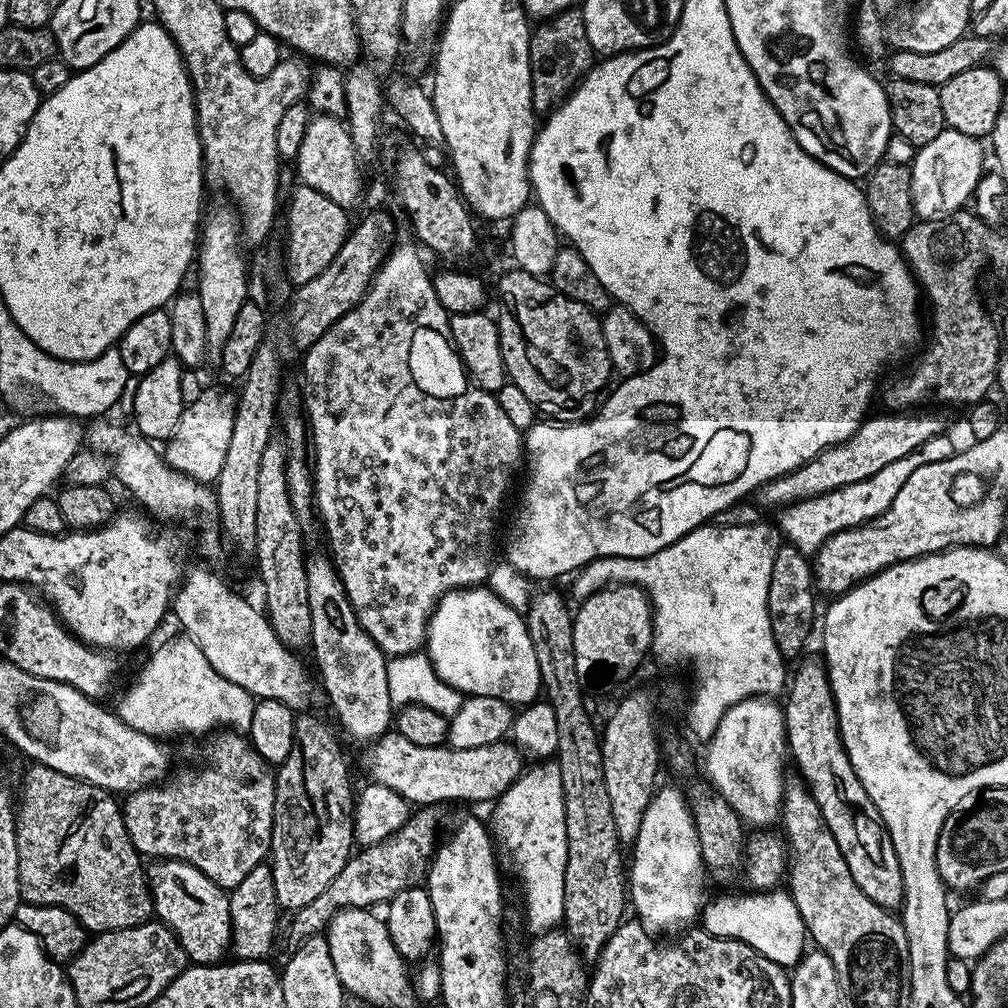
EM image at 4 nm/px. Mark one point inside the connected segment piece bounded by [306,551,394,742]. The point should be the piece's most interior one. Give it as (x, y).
(353, 668)

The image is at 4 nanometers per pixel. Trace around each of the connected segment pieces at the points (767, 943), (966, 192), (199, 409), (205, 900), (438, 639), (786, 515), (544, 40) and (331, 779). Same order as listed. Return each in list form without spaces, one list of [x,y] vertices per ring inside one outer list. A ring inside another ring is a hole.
[[[752,890],[749,896],[716,896],[713,900],[711,897],[702,909],[702,927],[711,936],[746,942],[758,954],[770,958],[770,962],[791,970],[806,951],[806,929],[791,891],[780,891]]]
[[[945,127],[934,142],[926,142],[926,146],[916,149],[916,156],[911,162],[912,208],[916,211],[916,220],[940,220],[951,212],[959,212],[972,199],[972,192],[978,186],[981,176],[986,171],[984,165],[984,148],[977,137],[970,134],[958,134],[958,130]]]
[[[212,386],[205,387],[202,398],[198,402],[187,405],[184,413],[178,418],[178,426],[174,434],[163,445],[162,455],[174,470],[194,478],[200,484],[211,485],[222,474],[222,462],[226,462],[226,450],[230,447],[230,434],[234,434],[234,420],[236,418],[236,403],[238,396],[233,392],[219,392]]]
[[[156,860],[146,875],[152,890],[152,907],[160,923],[165,924],[178,938],[192,964],[219,964],[229,955],[232,942],[232,919],[225,889],[219,886],[202,870],[190,866],[181,860]]]
[[[488,586],[455,588],[437,602],[428,620],[426,653],[438,678],[468,696],[493,696],[502,698],[511,706],[527,706],[541,695],[538,658],[534,658],[525,617]]]
[[[941,434],[930,438],[930,442],[926,442],[918,450],[906,454],[906,458],[898,458],[898,462],[890,462],[890,466],[878,470],[878,474],[865,478],[863,482],[854,482],[852,486],[842,486],[826,494],[818,494],[814,498],[806,498],[802,502],[790,505],[779,513],[780,528],[785,536],[783,539],[796,547],[802,555],[815,557],[816,551],[834,534],[847,528],[856,528],[885,512],[890,502],[894,502],[898,490],[902,490],[906,478],[910,478],[910,474],[914,474],[918,466],[948,460],[953,451],[951,438],[948,434]]]
[[[579,7],[567,8],[557,16],[549,16],[543,22],[531,29],[530,38],[530,86],[532,87],[532,111],[536,114],[547,114],[556,108],[572,92],[584,78],[584,73],[592,69],[594,53],[590,42],[586,38],[586,26],[584,25],[584,14]]]
[[[304,710],[297,715],[294,746],[276,772],[270,867],[276,902],[284,910],[310,906],[310,902],[314,902],[314,898],[318,898],[318,894],[322,894],[322,890],[326,890],[326,886],[330,886],[330,882],[338,878],[342,866],[346,866],[349,856],[354,852],[354,788],[352,792],[348,760],[340,749],[340,740],[336,737],[337,729],[332,729],[322,717],[315,716],[314,713],[312,710]]]

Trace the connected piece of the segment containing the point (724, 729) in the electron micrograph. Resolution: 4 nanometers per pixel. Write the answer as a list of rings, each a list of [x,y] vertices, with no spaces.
[[[752,696],[734,705],[718,722],[711,740],[707,741],[704,752],[704,772],[707,783],[730,802],[730,806],[740,816],[745,825],[756,830],[764,830],[780,819],[780,808],[784,805],[784,763],[789,763],[788,731],[784,725],[784,709],[775,699],[766,696]]]

